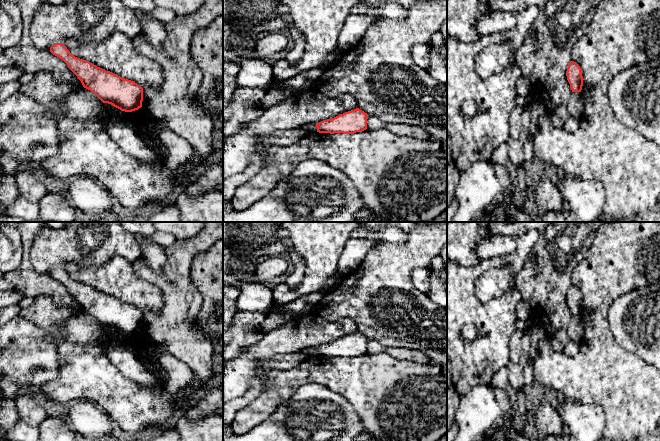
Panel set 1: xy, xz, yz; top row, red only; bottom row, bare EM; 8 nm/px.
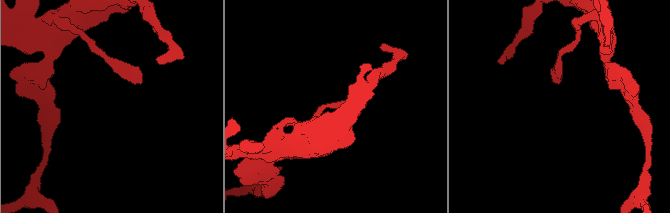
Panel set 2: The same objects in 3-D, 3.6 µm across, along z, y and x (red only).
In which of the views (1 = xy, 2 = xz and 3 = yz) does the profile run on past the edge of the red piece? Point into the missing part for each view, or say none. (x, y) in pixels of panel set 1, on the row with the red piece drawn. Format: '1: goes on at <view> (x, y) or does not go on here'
1: does not go on here
2: does not go on here
3: does not go on here

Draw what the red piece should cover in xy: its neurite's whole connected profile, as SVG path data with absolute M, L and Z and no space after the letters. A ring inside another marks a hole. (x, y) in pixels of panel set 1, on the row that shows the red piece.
M54 43L50 52L62 59L83 87L93 92L103 103L111 104L125 112L142 107L143 88L134 81L75 57L64 43Z

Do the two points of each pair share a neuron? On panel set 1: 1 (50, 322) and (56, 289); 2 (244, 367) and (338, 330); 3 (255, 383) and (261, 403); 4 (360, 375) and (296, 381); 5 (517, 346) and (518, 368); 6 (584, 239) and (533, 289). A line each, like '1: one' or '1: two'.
1: two
2: one
3: two
4: one
5: one
6: one

